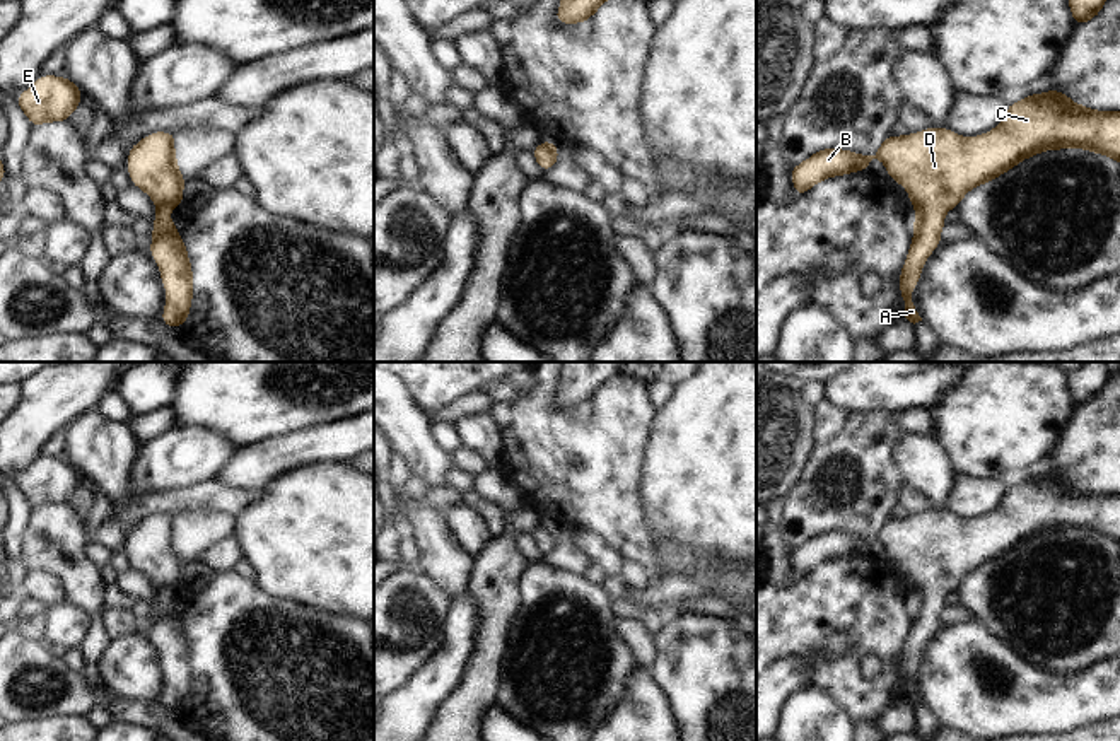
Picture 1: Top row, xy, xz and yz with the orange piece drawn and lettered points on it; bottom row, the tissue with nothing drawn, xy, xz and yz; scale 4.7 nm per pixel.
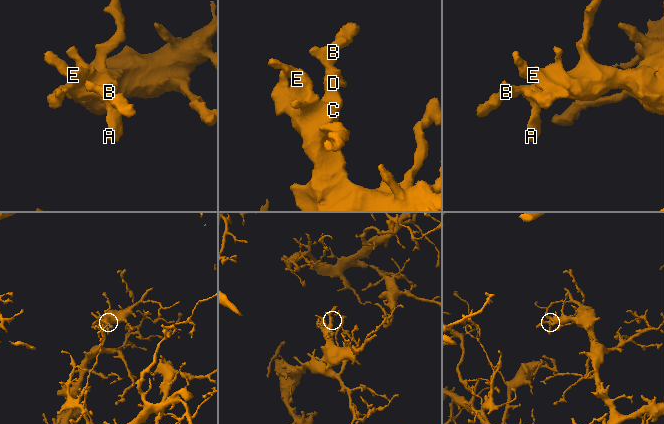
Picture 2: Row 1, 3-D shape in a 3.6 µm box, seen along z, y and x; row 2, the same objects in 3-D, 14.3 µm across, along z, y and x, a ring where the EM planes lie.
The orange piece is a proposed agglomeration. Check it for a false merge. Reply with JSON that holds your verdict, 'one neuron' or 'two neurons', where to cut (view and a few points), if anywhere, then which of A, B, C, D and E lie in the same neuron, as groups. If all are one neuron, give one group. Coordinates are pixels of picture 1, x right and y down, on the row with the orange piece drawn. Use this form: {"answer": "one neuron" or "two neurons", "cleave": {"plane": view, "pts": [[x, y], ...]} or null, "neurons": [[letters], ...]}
{"answer": "one neuron", "cleave": null, "neurons": [["A", "B", "C", "D", "E"]]}

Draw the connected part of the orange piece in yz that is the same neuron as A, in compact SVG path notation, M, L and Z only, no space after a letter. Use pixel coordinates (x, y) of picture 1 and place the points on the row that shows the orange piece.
M1050 89L1043 94L1030 94L1006 108L1002 121L990 131L977 137L960 137L948 126L929 126L924 131L903 137L890 135L874 155L862 155L845 149L821 149L790 171L797 198L814 184L833 176L847 176L867 171L872 159L886 164L886 178L893 178L908 191L910 203L917 210L913 239L900 271L900 297L905 300L905 318L919 323L922 318L912 300L912 290L920 280L922 266L930 253L942 242L941 230L946 225L944 213L958 208L963 196L975 186L982 186L1016 167L1021 160L1040 152L1084 149L1101 154L1120 164L1120 111L1096 111L1076 104L1065 92Z

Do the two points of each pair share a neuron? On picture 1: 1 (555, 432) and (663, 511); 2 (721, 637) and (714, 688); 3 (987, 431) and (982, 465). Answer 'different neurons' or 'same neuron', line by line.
1: different neurons
2: same neuron
3: same neuron

